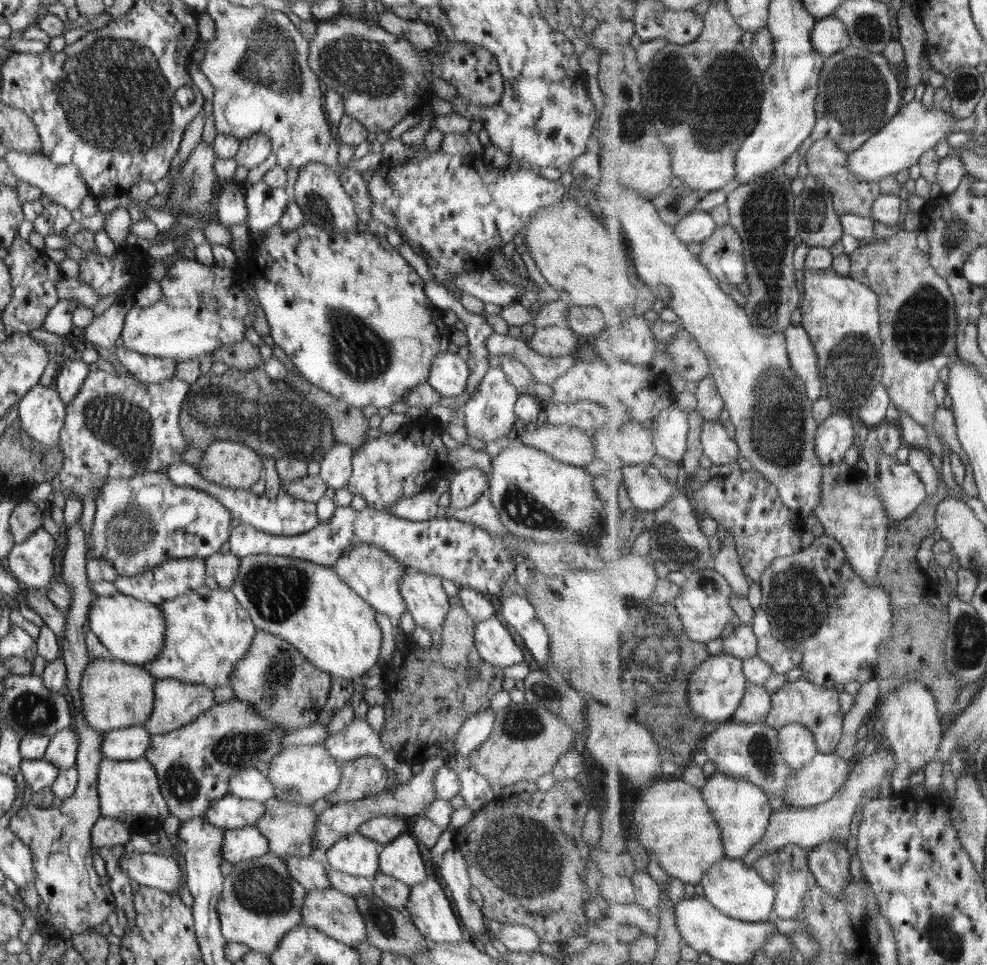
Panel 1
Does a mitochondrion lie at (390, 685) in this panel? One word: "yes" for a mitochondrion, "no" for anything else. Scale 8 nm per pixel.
no

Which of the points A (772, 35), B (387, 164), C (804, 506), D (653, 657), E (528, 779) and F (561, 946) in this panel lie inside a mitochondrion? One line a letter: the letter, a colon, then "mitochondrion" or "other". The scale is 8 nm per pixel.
A: other
B: other
C: other
D: mitochondrion
E: other
F: other

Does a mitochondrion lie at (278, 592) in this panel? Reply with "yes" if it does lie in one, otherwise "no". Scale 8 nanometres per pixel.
yes

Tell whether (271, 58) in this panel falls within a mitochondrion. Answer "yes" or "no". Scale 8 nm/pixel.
yes

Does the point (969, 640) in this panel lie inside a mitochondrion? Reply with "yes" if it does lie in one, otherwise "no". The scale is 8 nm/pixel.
yes

